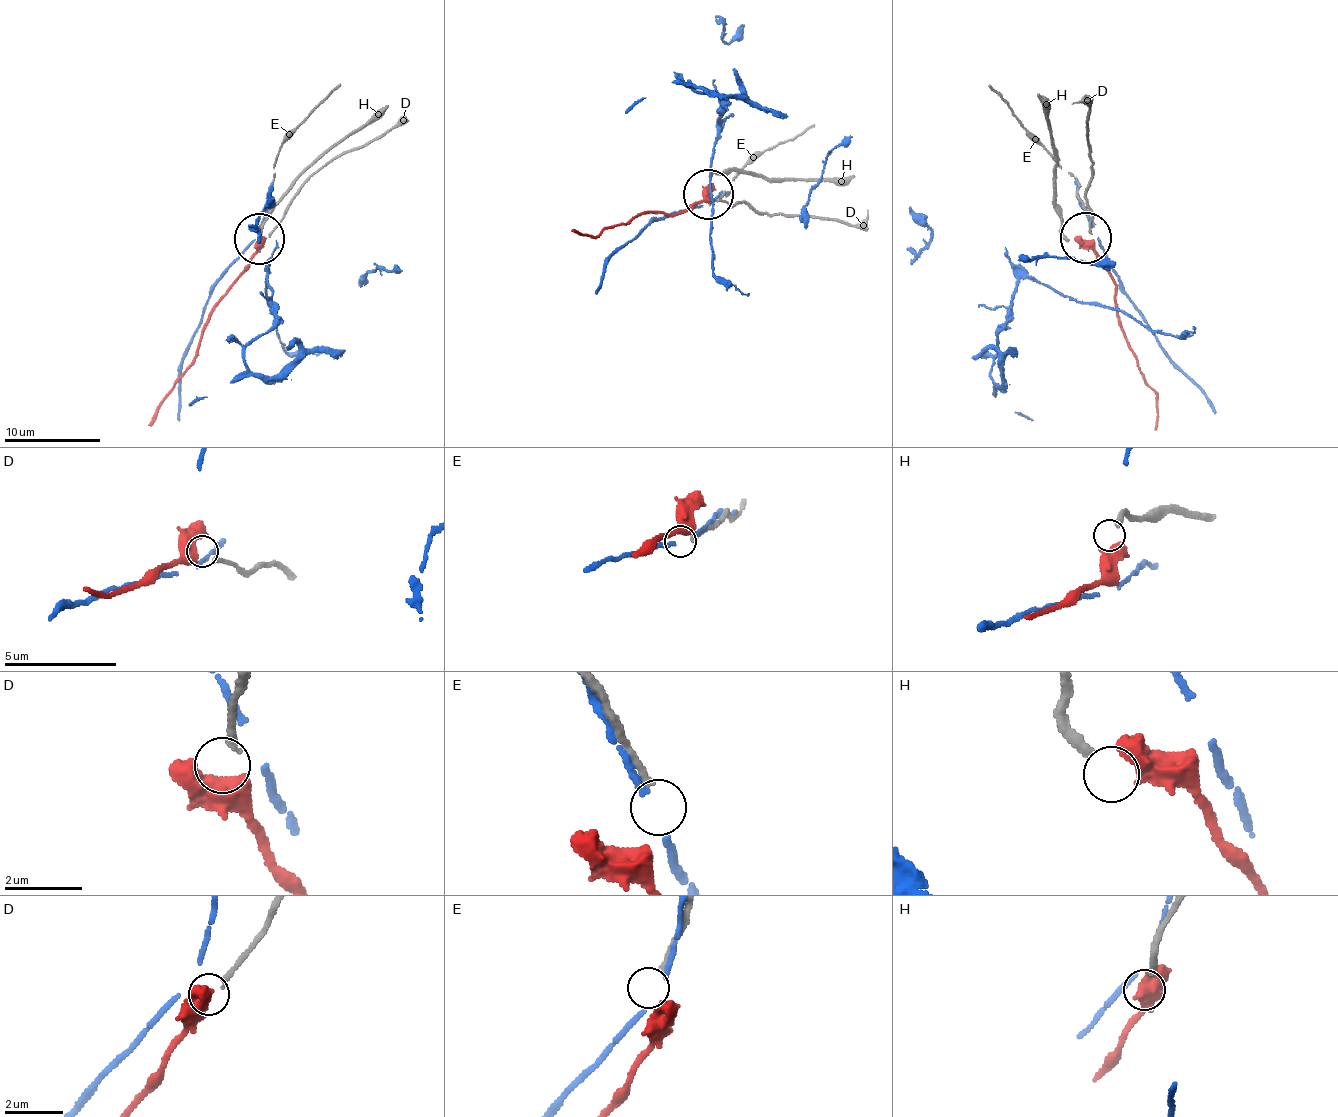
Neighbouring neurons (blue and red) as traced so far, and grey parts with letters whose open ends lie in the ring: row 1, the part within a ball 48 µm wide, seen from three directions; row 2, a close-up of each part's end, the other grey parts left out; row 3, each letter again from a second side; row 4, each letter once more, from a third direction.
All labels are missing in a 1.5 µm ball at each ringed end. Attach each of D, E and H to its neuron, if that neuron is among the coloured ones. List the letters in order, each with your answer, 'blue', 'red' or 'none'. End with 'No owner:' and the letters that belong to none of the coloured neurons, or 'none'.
D: red
E: none
H: none
No owner: E, H

